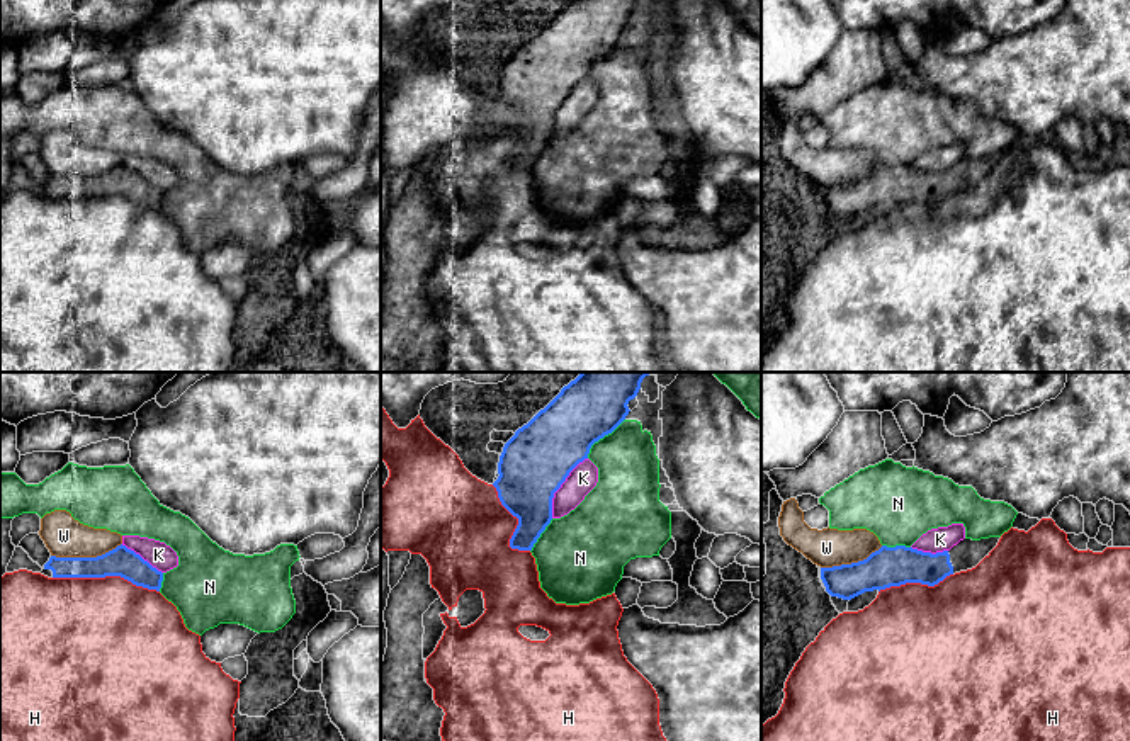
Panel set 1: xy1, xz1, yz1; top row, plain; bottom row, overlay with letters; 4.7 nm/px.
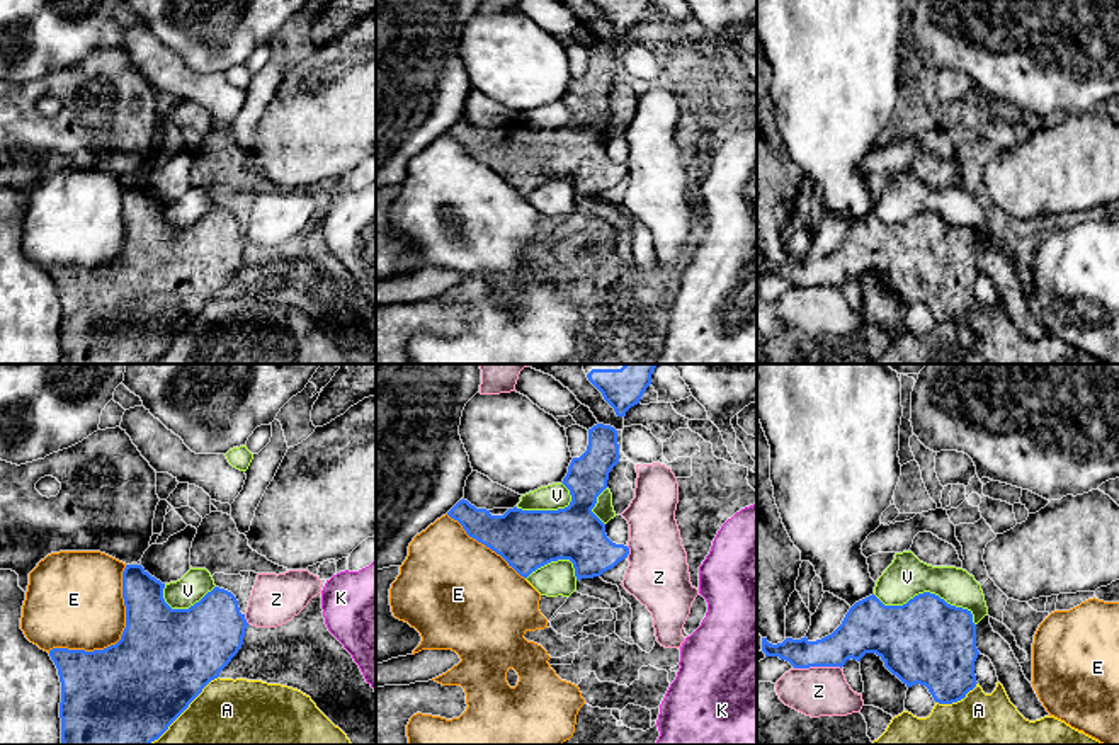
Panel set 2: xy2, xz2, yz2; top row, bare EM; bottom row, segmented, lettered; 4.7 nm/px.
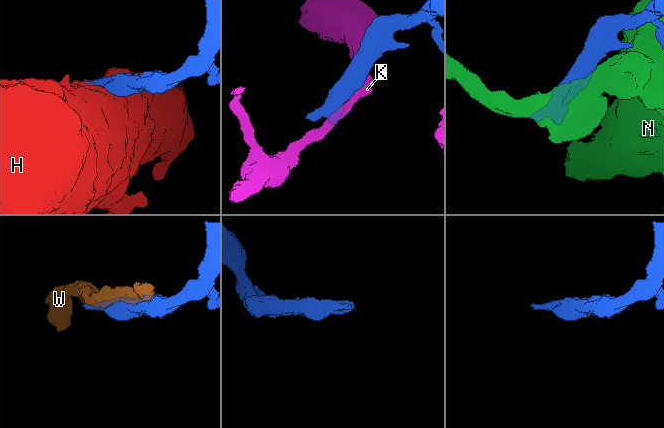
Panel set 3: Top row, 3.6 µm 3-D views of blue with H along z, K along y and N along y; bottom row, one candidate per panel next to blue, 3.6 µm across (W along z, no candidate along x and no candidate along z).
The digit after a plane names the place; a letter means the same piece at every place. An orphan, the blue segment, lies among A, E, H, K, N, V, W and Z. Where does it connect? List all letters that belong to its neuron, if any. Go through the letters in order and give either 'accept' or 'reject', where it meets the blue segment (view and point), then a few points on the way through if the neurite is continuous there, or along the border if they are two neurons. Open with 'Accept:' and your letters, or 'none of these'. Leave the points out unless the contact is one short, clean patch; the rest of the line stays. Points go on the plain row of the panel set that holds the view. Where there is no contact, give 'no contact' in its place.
Accept: none of these
A: reject; contact xy2 (184, 329)
E: reject; contact xy2 (121, 257)
H: reject; contact xy1 (106, 194)
K: reject; contact xz1 (559, 106)
N: reject; contact xz1 (602, 56)
V: reject; contact yz2 (927, 211)
W: reject; contact xy1 (85, 177)
Z: reject; contact yz2 (817, 284)

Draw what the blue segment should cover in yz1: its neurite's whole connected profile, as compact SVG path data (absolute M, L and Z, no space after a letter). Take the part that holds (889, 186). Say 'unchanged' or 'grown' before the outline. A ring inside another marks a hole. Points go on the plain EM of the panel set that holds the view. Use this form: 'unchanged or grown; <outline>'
grown; M963 158L950 170L936 173L906 165L882 165L863 180L821 187L821 199L831 216L843 219L906 202L935 206L950 194L975 187L999 158Z

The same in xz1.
unchanged; M571 0L527 44L505 63L498 82L498 99L493 105L501 124L518 138L510 167L532 170L534 163L552 139L554 112L569 92L585 78L595 61L612 53L629 34L629 20L642 0Z

